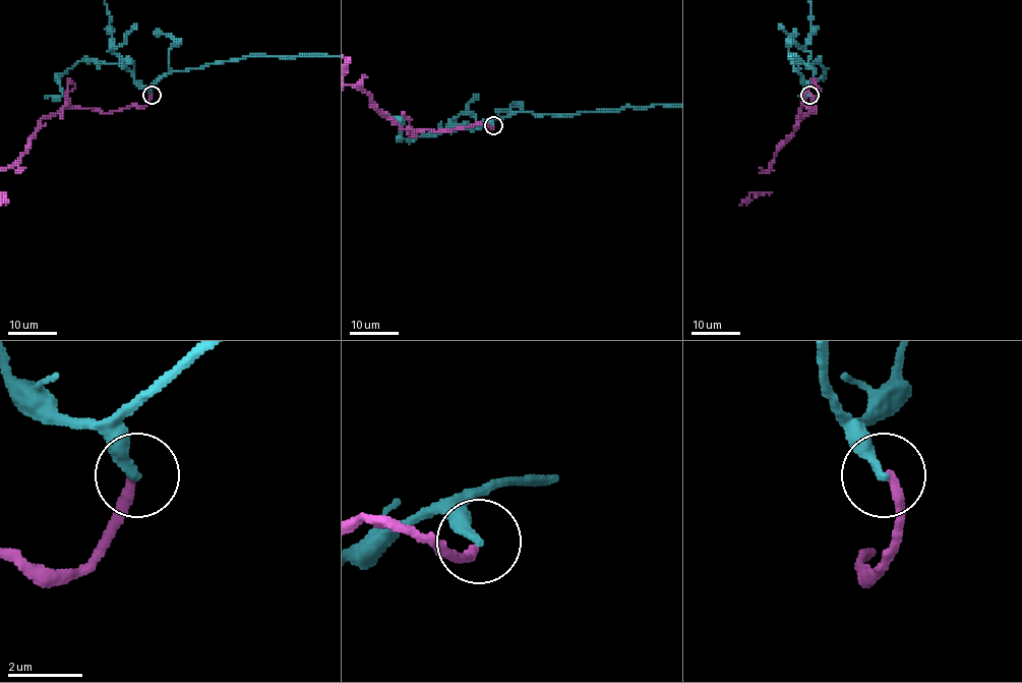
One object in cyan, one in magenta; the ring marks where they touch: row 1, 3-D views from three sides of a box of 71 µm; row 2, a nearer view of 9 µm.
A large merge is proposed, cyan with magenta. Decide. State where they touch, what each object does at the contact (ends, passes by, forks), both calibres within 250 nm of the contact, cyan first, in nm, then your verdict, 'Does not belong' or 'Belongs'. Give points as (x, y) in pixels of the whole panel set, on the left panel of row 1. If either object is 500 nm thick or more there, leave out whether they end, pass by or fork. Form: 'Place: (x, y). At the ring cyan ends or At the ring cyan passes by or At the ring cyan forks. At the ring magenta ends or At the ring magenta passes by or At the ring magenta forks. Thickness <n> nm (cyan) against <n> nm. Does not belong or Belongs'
Place: (152, 95). At the ring cyan ends. At the ring magenta ends. Thickness 280 nm (cyan) against 240 nm. Does not belong

